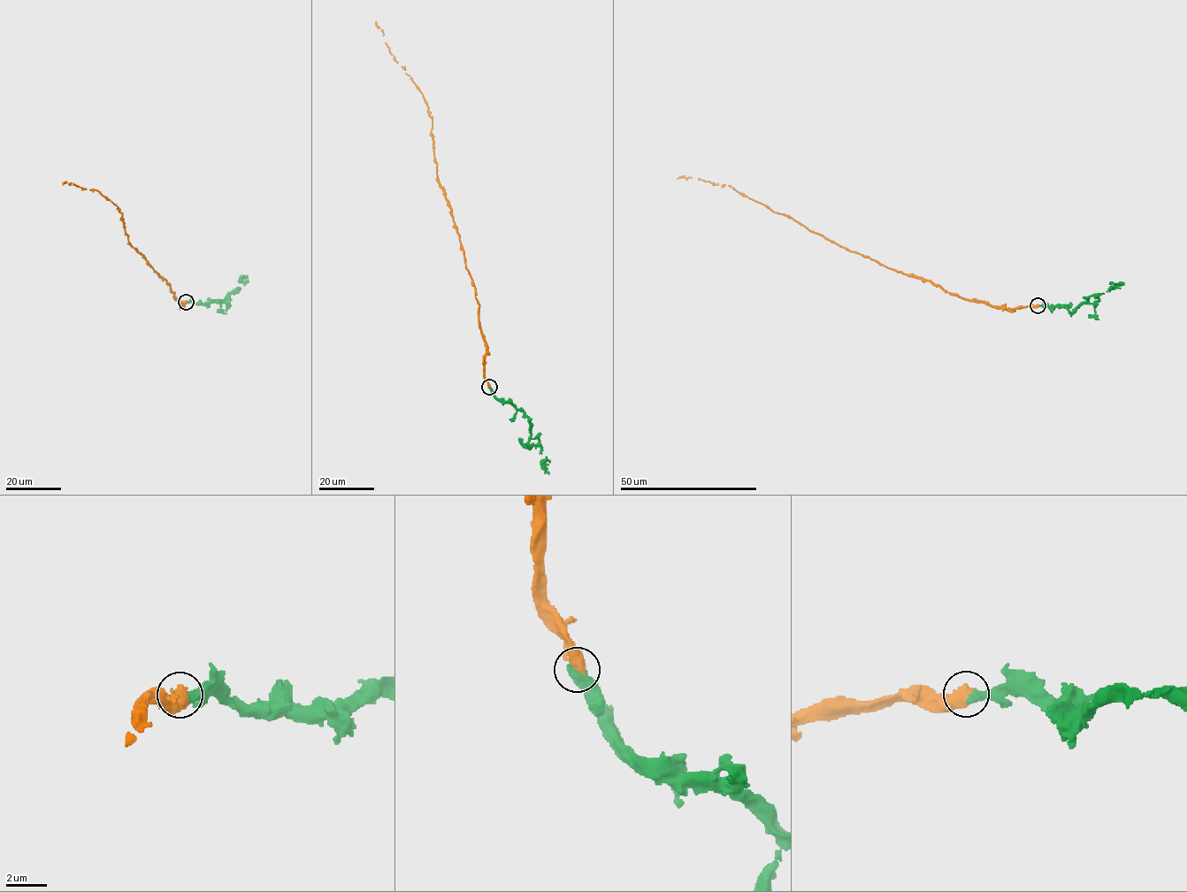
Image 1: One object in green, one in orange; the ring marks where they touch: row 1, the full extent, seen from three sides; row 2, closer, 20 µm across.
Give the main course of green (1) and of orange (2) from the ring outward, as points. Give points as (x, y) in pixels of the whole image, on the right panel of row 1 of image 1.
1: (1037, 305), (1066, 306), (1072, 312), (1090, 296), (1124, 285)
2: (1037, 305), (1014, 309), (968, 301), (918, 276), (897, 272), (840, 247), (728, 185), (698, 178), (677, 179)

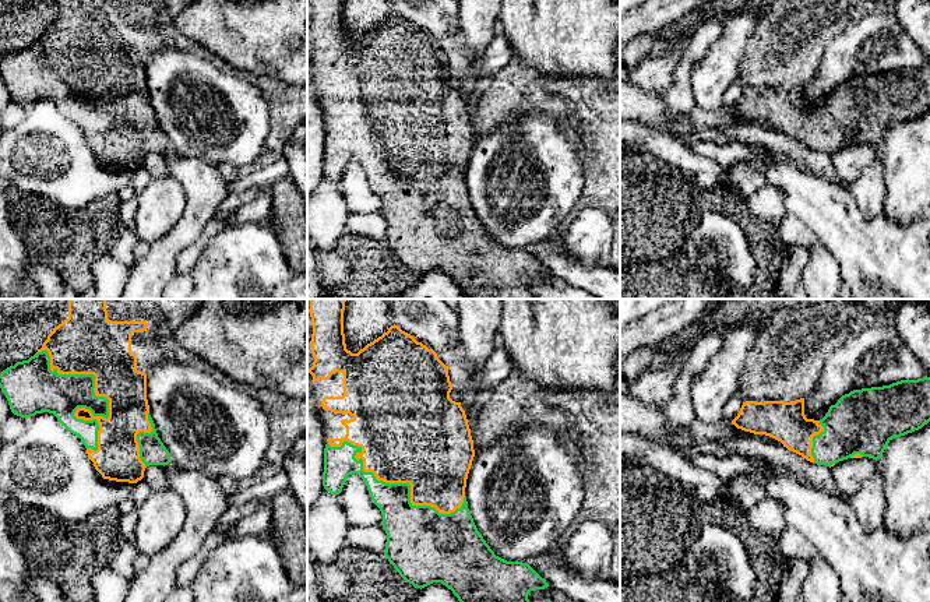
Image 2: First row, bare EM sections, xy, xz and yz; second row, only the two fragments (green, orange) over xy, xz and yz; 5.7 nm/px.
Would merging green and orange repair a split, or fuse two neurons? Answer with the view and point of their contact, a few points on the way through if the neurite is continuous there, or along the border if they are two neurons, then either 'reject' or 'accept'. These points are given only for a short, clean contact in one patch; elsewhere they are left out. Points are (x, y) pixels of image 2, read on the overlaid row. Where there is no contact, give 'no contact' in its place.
xy (94, 387) | accept

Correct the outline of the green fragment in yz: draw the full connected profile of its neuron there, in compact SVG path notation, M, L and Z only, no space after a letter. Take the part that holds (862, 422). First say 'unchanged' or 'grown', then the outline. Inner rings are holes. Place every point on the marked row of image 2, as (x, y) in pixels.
grown; M930 377L901 380L890 386L853 390L831 405L820 420L807 419L804 398L785 401L746 401L732 420L737 429L769 436L807 461L834 467L848 458L880 460L888 443L922 429L930 422Z

